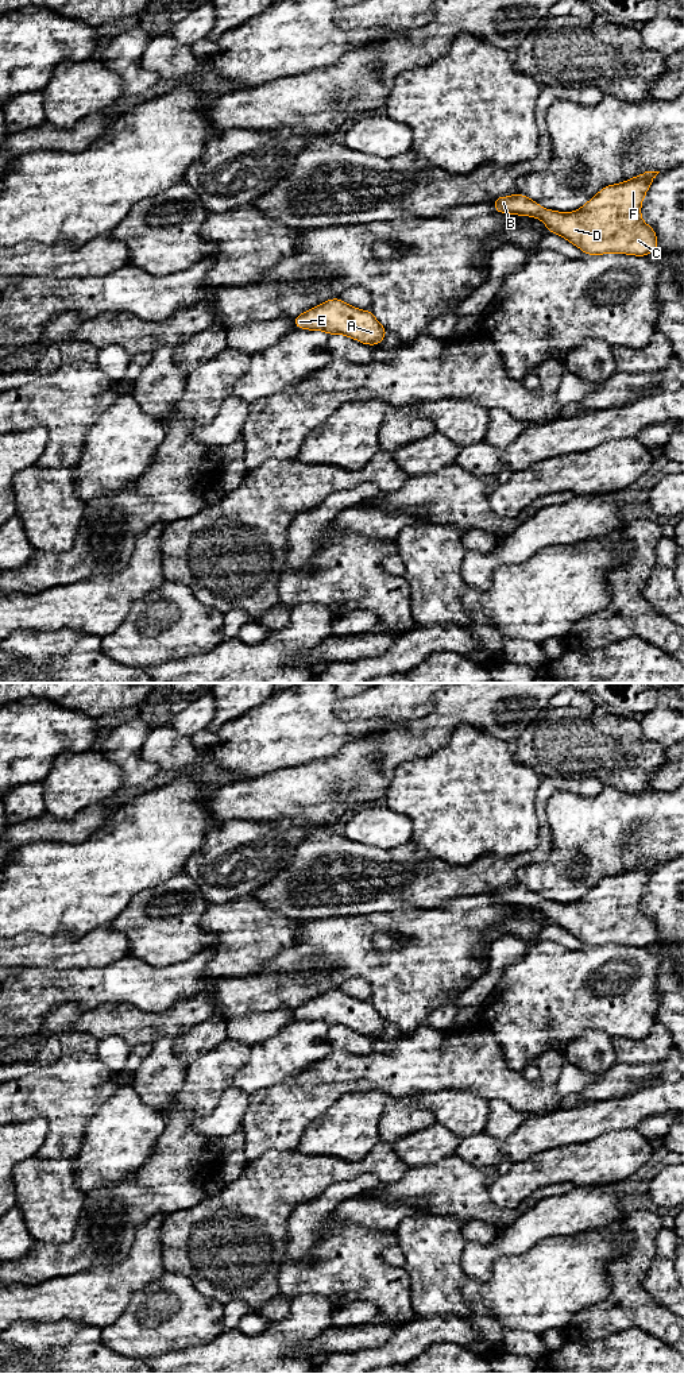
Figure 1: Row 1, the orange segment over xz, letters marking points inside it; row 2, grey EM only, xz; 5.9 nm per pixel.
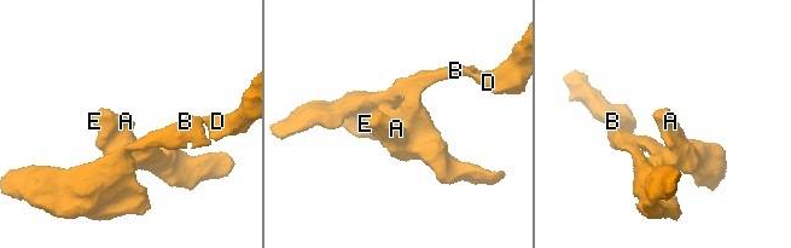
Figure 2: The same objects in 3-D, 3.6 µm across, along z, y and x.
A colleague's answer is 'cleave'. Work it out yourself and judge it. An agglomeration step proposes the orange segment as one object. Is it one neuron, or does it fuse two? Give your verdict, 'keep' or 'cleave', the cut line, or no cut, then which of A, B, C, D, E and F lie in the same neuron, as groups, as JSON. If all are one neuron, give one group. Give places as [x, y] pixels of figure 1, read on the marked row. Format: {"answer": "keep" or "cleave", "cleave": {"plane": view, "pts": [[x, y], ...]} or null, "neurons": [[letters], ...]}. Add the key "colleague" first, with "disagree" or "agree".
{"colleague": "disagree", "answer": "keep", "cleave": null, "neurons": [["A", "B", "C", "D", "E", "F"]]}

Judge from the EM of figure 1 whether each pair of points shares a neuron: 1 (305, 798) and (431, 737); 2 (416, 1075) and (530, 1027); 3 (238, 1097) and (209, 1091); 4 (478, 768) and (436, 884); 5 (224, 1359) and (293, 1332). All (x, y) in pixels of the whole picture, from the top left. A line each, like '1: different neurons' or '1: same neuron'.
1: same neuron
2: different neurons
3: different neurons
4: different neurons
5: same neuron

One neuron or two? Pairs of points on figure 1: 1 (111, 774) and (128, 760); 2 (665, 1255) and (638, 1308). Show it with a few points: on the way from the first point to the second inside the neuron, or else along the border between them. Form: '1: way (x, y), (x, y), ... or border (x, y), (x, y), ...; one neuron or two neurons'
1: border (100, 748), (122, 770), (124, 782); two neurons
2: border (652, 1259), (641, 1285), (669, 1311); two neurons

